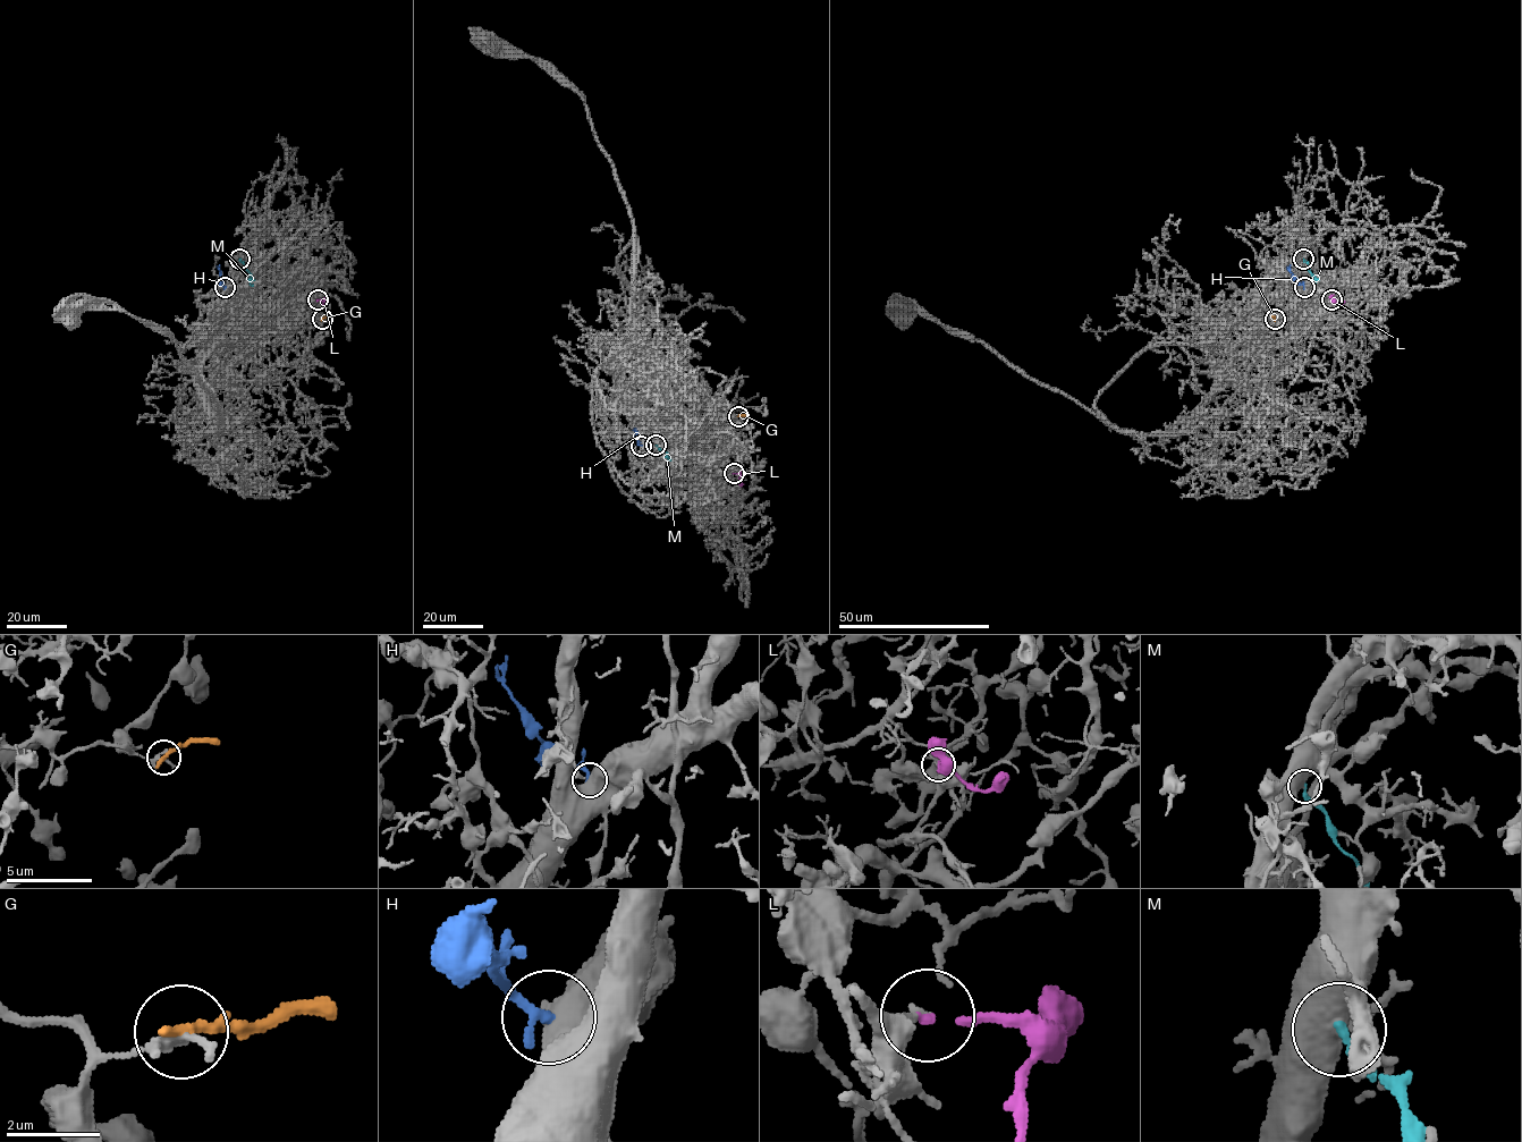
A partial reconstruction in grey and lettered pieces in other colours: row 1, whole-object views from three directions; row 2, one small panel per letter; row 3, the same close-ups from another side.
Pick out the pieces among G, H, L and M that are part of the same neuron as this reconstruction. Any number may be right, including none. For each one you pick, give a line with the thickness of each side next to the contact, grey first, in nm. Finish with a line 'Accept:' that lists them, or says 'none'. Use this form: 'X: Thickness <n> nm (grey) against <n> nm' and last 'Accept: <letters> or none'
L: Thickness 260 nm (grey) against 190 nm
Accept: L

